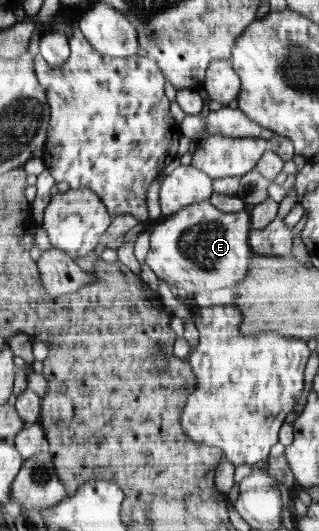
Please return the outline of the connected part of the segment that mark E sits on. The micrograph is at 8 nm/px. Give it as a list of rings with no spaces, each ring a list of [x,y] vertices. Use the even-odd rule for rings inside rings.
[[[214,200],[201,201],[190,206],[186,206],[182,212],[175,213],[169,217],[162,218],[161,224],[157,225],[150,233],[150,249],[146,258],[147,265],[155,272],[157,277],[163,278],[167,282],[168,286],[173,286],[178,289],[184,289],[185,293],[189,294],[190,298],[197,293],[203,291],[214,291],[215,289],[233,288],[236,284],[241,282],[241,279],[246,277],[247,270],[249,269],[250,258],[253,257],[253,252],[249,244],[249,236],[251,231],[251,217],[248,210],[238,213],[223,213],[217,208]]]

